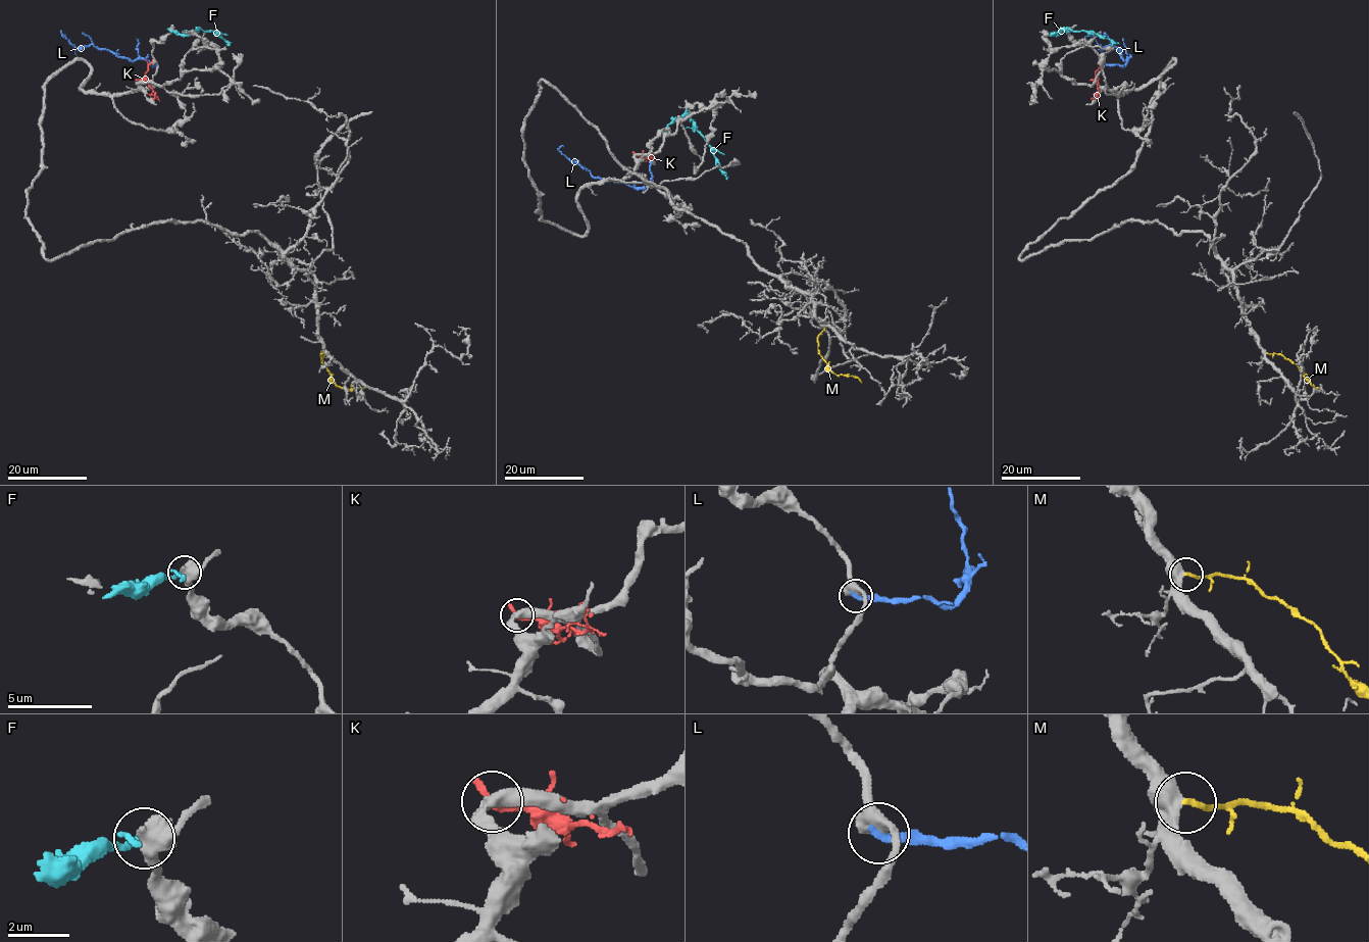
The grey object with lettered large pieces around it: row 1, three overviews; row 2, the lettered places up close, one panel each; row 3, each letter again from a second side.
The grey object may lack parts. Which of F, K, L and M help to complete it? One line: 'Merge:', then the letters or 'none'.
Merge: M

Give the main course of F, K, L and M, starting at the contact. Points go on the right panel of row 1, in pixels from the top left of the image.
F: (1067, 30), (1054, 34), (1070, 29), (1085, 31), (1118, 44)
K: (1094, 80), (1098, 82), (1098, 93), (1093, 94)
L: (1101, 64), (1123, 66), (1128, 59), (1124, 60), (1119, 50), (1110, 44), (1101, 48), (1089, 34), (1085, 39)
M: (1266, 353), (1280, 353), (1290, 359), (1315, 389), (1322, 387)

